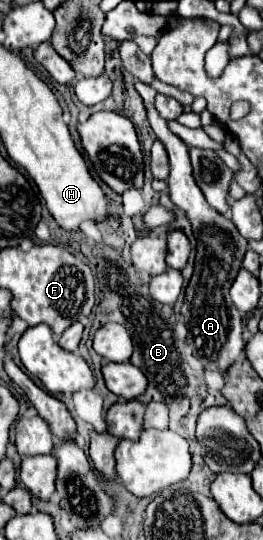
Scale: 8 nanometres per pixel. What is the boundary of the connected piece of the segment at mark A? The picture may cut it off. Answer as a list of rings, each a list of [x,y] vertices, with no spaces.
[[[141,81],[135,83],[135,89],[145,101],[145,109],[147,109],[147,117],[149,117],[153,133],[163,143],[163,147],[169,155],[169,165],[171,165],[171,173],[167,179],[169,197],[179,209],[183,209],[187,213],[187,219],[193,225],[193,235],[197,239],[195,271],[193,271],[193,277],[185,291],[185,303],[181,307],[181,315],[185,317],[185,325],[189,329],[187,345],[191,347],[195,359],[199,359],[199,363],[205,369],[219,371],[225,375],[229,371],[229,367],[241,357],[243,347],[245,347],[245,341],[241,337],[241,331],[243,331],[241,313],[237,311],[233,301],[229,301],[229,287],[239,273],[243,255],[247,251],[247,239],[243,239],[239,235],[233,221],[225,219],[219,211],[215,211],[205,201],[201,189],[197,187],[195,179],[191,175],[191,163],[189,163],[189,153],[187,153],[189,147],[169,129],[167,121],[157,113],[155,105],[153,105],[157,91]]]

